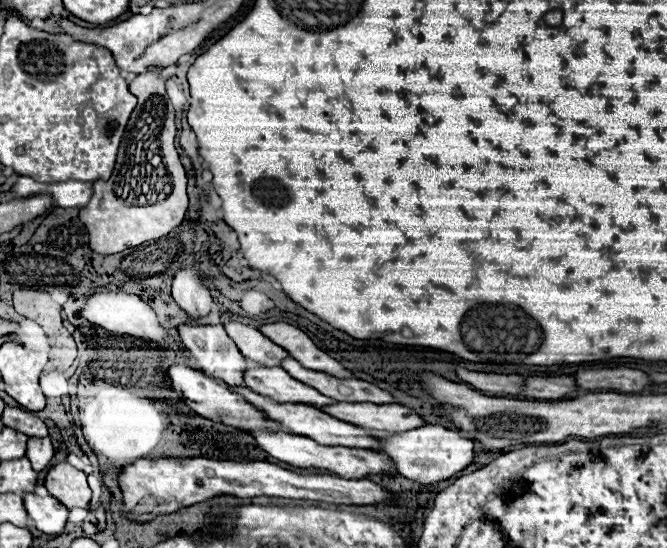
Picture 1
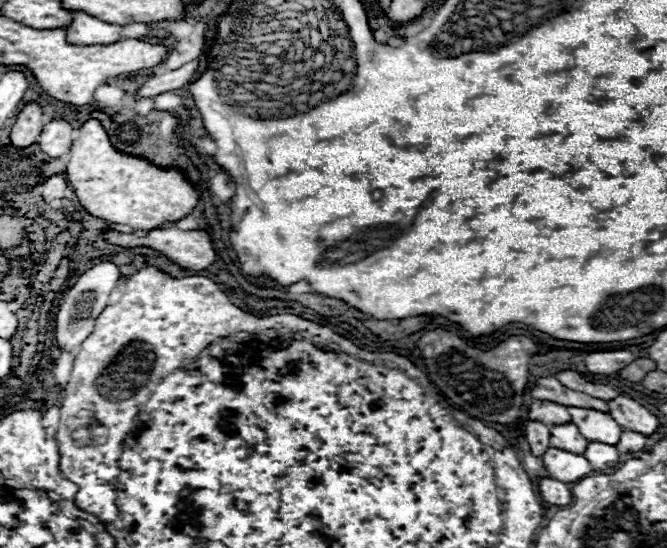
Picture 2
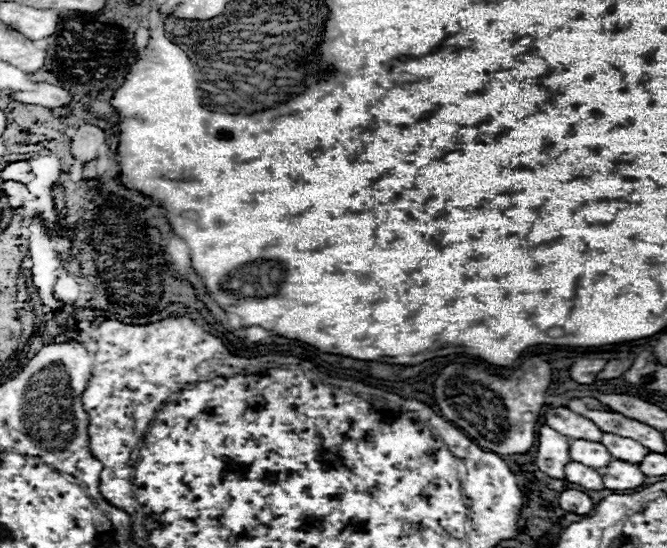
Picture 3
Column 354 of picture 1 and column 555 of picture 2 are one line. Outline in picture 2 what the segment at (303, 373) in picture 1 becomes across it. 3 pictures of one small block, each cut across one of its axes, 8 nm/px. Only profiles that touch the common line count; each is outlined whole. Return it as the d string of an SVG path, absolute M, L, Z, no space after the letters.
M540 378L534 388L530 390L532 398L540 398L540 400L552 400L552 402L560 402L564 406L574 406L574 408L596 408L600 412L608 412L608 404L604 400L592 398L584 392L576 392L570 390L566 386L562 386L556 378Z

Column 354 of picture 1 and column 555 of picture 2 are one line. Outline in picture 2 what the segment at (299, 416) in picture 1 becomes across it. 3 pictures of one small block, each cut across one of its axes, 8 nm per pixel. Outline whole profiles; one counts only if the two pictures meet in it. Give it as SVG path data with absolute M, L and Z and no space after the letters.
M568 422L550 426L550 446L568 448L568 452L584 452L588 448L588 440L572 422Z

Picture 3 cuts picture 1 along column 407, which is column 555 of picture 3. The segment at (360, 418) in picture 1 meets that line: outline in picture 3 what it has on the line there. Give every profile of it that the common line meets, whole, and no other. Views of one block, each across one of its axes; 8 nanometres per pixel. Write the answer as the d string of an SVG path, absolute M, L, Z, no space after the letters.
M564 406L550 408L544 414L544 424L548 424L552 430L560 432L562 436L568 436L570 440L584 438L584 440L600 442L600 436L602 436L602 430L596 428L596 424L592 424L592 420L588 420Z

